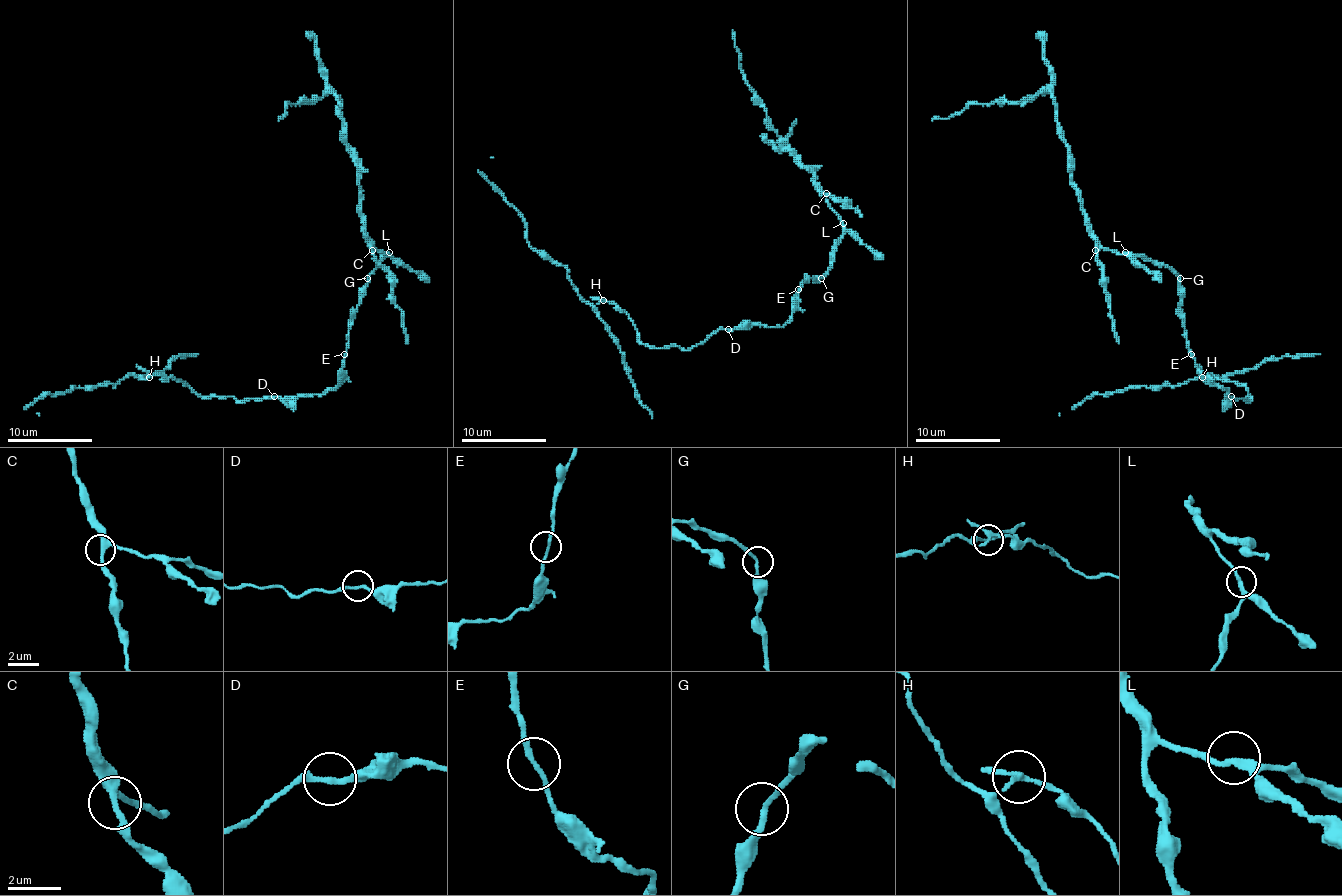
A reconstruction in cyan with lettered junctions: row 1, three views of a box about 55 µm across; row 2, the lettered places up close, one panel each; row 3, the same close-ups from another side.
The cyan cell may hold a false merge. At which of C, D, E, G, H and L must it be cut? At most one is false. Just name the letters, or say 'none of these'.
H

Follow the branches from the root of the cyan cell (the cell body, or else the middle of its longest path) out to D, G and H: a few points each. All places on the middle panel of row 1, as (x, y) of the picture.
D: (800, 291), (796, 295), (792, 316), (781, 327), (741, 325), (728, 329)
G: (800, 291), (809, 278), (821, 278)
H: (800, 291), (792, 316), (781, 327), (718, 329), (686, 350), (646, 346), (633, 320), (603, 299)

